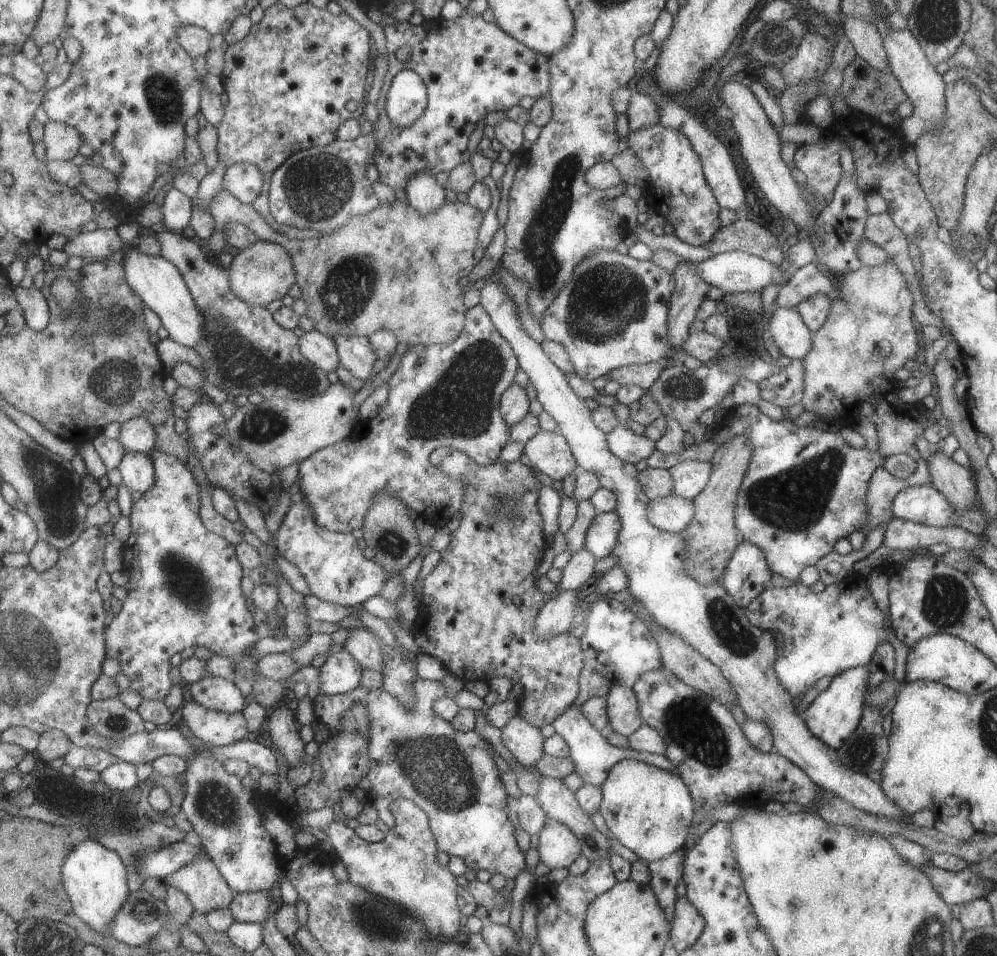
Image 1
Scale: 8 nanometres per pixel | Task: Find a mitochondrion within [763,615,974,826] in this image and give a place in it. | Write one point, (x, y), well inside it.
(858, 753)

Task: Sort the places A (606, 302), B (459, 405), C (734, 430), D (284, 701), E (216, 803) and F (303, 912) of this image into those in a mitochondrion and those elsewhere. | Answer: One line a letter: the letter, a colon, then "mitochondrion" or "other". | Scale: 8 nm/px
A: mitochondrion
B: mitochondrion
C: other
D: other
E: mitochondrion
F: other

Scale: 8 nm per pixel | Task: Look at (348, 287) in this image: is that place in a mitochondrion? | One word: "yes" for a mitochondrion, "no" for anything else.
yes

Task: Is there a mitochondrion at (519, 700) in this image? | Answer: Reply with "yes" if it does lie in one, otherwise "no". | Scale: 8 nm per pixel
no

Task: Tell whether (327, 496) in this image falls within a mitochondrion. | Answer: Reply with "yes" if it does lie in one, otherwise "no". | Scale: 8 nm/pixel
yes

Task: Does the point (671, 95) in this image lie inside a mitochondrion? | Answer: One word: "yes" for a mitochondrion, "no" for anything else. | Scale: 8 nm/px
no

